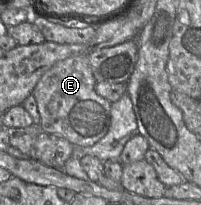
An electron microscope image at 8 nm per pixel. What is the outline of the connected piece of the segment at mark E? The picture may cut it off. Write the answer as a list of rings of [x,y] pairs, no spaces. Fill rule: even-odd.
[[[73,56],[54,64],[31,94],[37,104],[41,131],[60,136],[75,148],[91,147],[101,140],[110,127],[111,103],[95,92],[96,83],[88,56]]]

